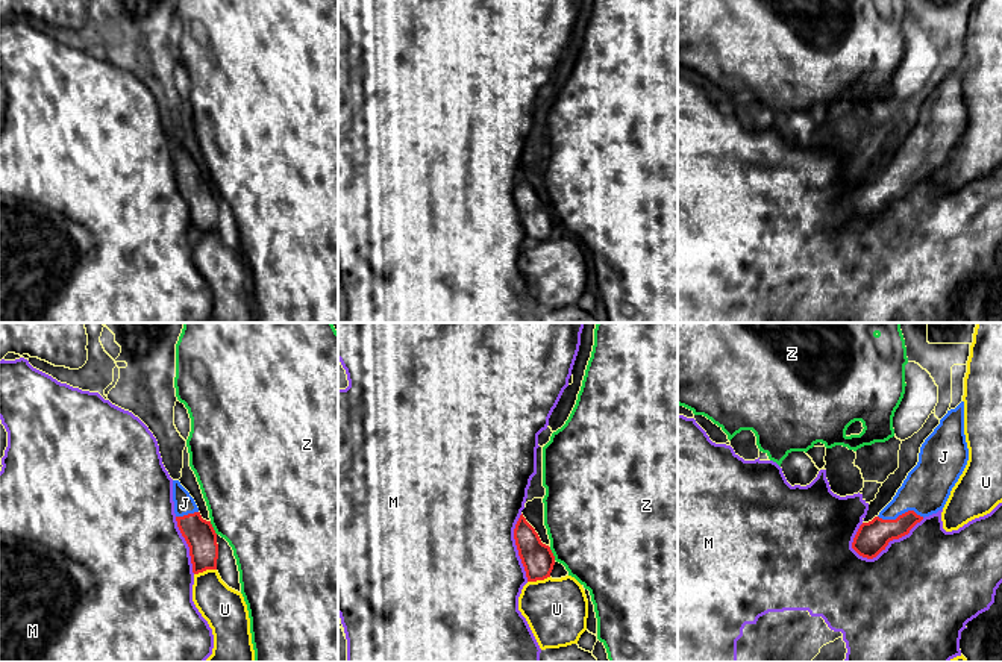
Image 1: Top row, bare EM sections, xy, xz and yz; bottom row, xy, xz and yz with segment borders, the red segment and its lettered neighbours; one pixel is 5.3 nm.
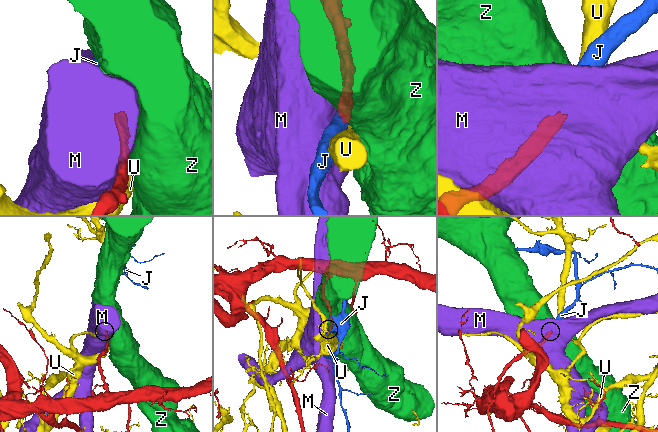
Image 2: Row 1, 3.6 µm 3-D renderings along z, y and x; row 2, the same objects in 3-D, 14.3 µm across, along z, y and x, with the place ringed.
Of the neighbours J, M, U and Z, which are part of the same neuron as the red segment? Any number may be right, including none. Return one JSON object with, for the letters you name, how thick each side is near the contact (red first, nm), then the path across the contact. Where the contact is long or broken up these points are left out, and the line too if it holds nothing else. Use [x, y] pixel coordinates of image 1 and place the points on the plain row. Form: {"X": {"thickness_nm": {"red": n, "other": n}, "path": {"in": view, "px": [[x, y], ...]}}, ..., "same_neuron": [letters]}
{"J": {"thickness_nm": {"red": 170, "other": 260}, "path": {"in": "yz", "px": [[873, 197], [902, 174], [926, 149]]}}, "same_neuron": ["J"]}

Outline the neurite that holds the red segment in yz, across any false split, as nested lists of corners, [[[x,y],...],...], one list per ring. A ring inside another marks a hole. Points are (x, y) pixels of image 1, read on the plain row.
[[[964,62],[940,80],[920,108],[919,123],[893,161],[869,183],[863,183],[852,209],[876,218],[890,201],[899,200],[925,177],[941,171],[969,121],[964,95]]]

